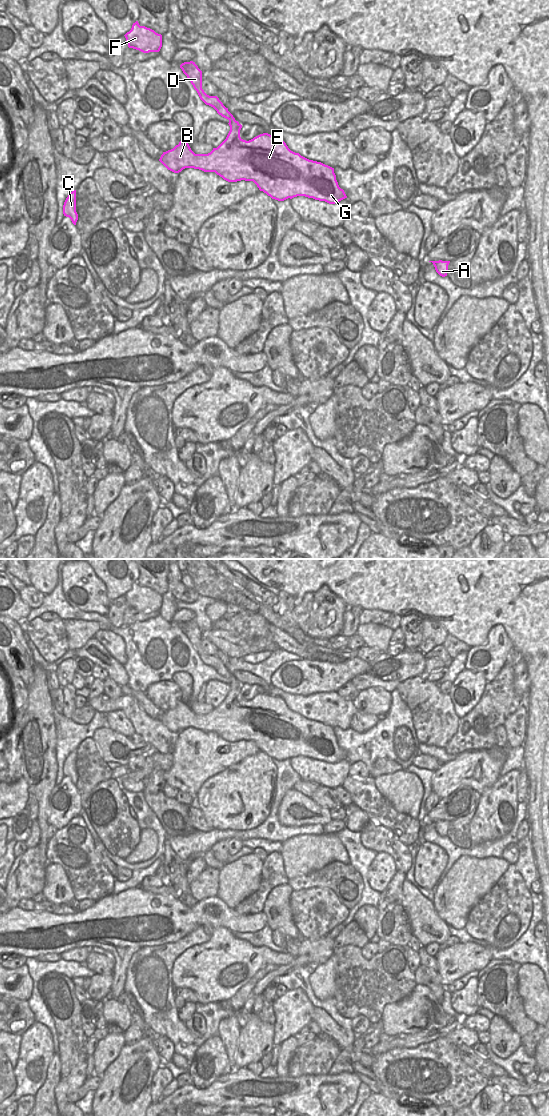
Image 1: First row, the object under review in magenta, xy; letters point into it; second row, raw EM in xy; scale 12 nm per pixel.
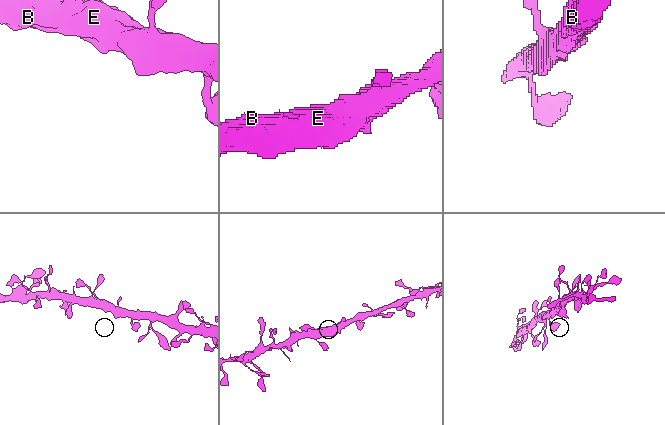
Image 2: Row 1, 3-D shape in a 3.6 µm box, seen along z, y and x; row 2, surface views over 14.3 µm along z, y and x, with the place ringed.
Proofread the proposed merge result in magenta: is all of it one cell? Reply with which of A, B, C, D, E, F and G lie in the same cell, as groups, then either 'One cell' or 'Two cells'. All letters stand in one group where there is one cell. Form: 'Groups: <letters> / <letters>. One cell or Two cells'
Groups: A B C D E F G. One cell.

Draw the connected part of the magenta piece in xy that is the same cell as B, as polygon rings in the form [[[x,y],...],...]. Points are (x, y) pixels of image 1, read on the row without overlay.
[[[184,622],[180,628],[197,651],[200,659],[206,665],[213,667],[219,675],[229,680],[230,691],[226,699],[208,714],[195,714],[189,704],[181,700],[173,709],[163,712],[159,719],[168,730],[179,733],[185,728],[194,728],[204,732],[215,732],[228,742],[253,741],[260,751],[278,761],[305,756],[335,764],[347,758],[344,750],[338,745],[334,728],[291,711],[281,698],[263,693],[249,701],[243,700],[240,697],[242,685],[235,680],[217,656],[209,656],[202,649],[202,631],[195,622]]]

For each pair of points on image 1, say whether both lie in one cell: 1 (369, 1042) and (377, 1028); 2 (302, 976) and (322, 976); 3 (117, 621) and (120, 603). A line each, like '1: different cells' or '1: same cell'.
1: same cell
2: different cells
3: same cell

